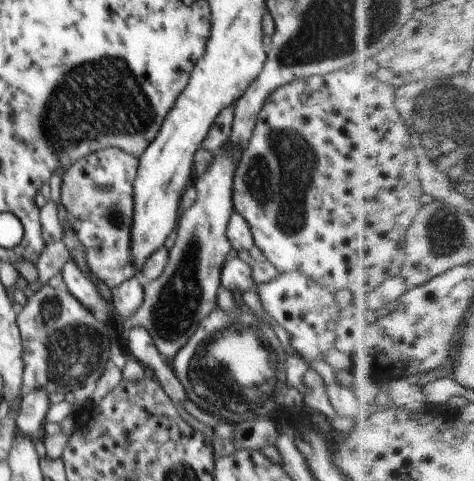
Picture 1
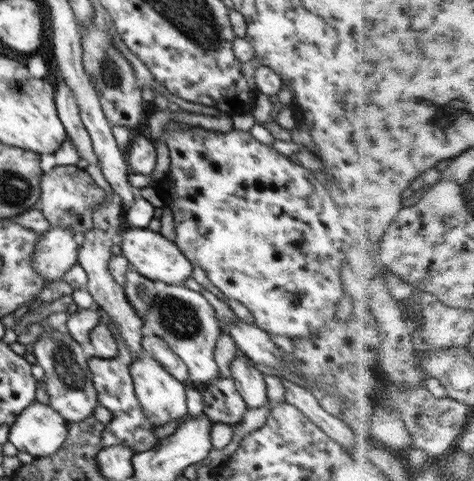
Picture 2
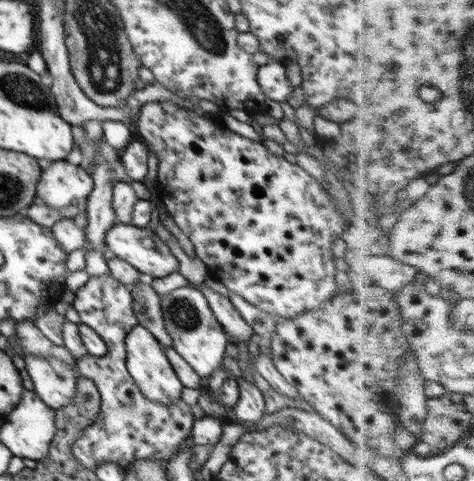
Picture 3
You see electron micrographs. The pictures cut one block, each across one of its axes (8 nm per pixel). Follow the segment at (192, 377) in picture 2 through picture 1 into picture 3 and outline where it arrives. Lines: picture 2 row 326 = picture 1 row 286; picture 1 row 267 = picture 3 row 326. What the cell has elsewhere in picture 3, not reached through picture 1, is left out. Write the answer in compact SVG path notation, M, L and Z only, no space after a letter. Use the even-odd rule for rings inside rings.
M196 286L176 288L161 297L164 327L172 337L175 352L204 380L222 366L229 337L214 316L208 300Z

